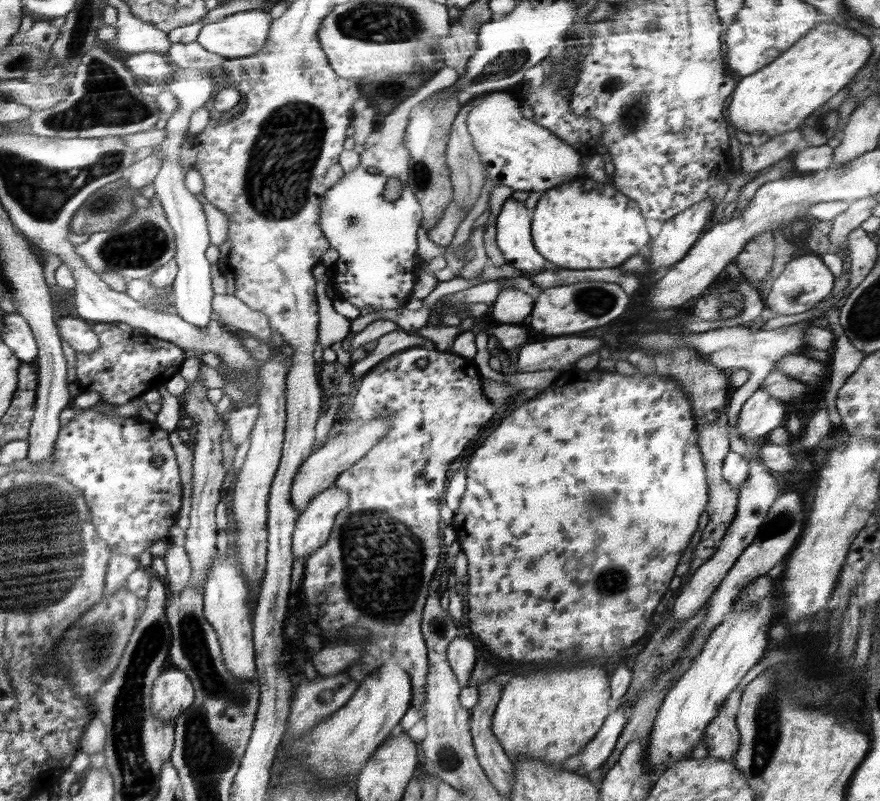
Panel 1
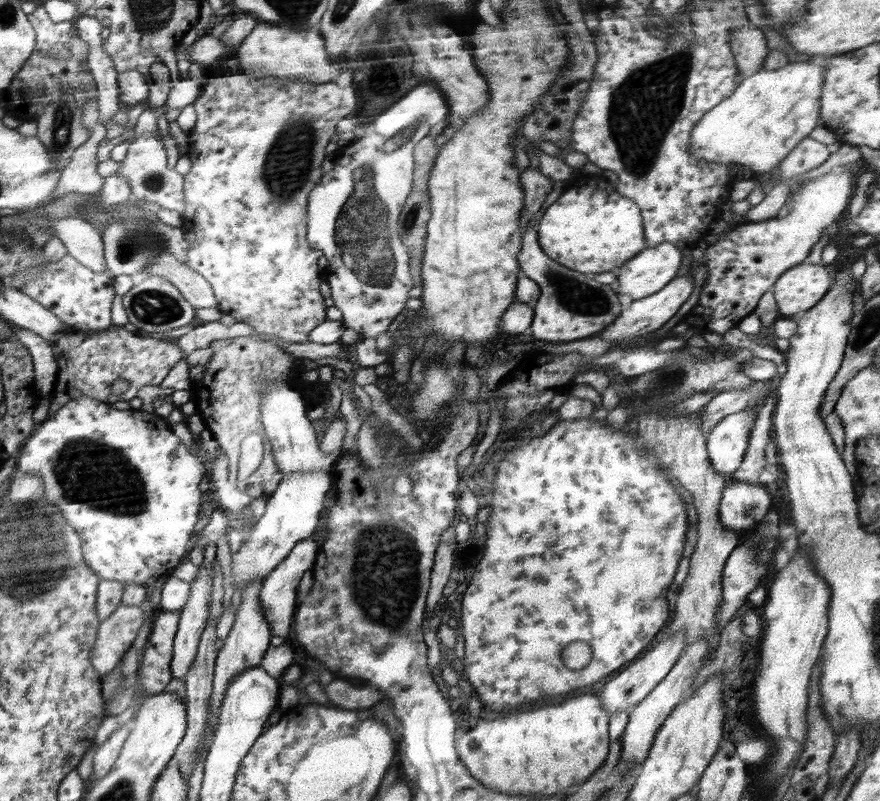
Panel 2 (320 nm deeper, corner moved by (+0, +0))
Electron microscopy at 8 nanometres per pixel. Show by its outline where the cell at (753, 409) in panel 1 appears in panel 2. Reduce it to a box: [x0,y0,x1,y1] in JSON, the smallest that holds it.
[707,408,758,474]

